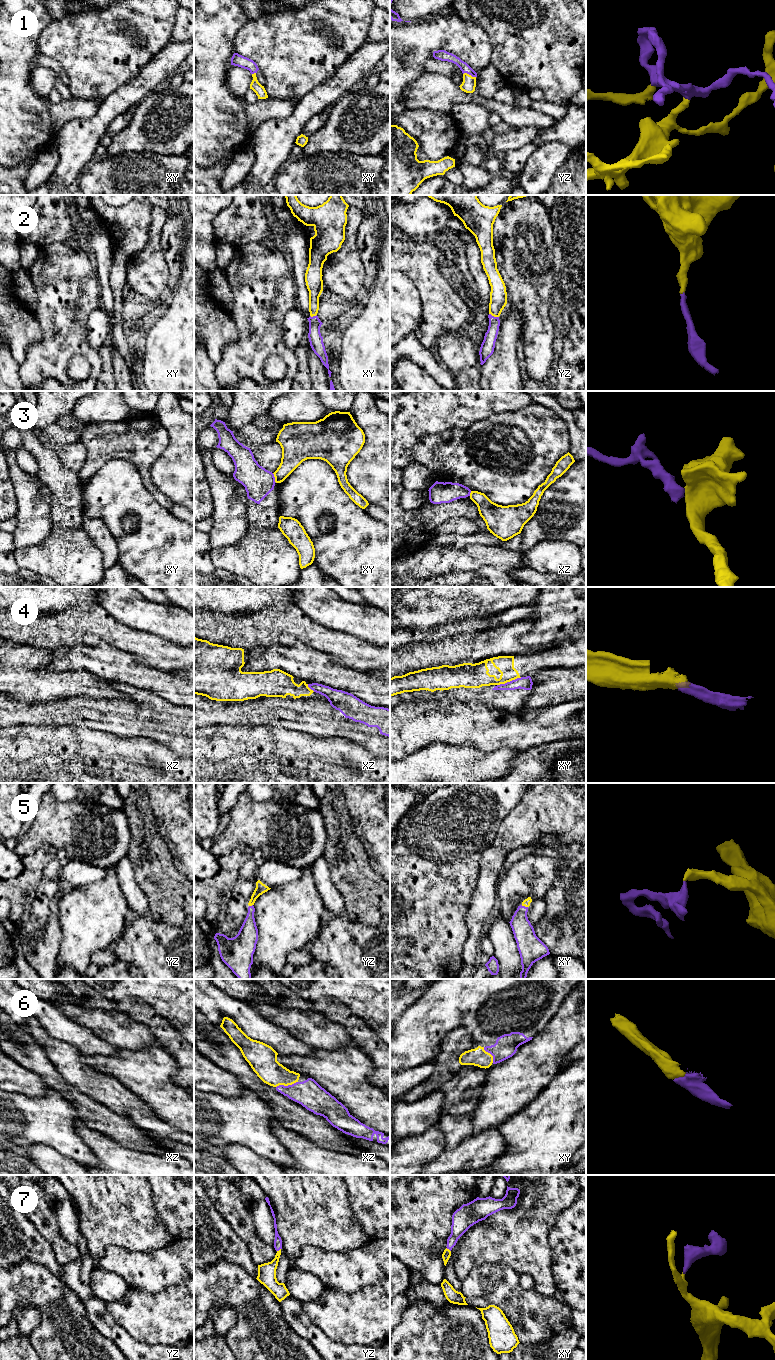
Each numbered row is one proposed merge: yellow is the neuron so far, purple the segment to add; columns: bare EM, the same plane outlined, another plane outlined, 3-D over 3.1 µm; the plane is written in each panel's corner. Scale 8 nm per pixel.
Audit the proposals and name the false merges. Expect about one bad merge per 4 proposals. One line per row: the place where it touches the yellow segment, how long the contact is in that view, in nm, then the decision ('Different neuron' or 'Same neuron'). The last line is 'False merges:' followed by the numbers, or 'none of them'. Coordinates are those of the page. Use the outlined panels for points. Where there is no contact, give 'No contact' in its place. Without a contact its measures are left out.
1: Touches yellow at yz (468, 74). Shared border 110 nm. Same neuron
2: Touches yellow at yz (494, 316). Shared border 90 nm. Same neuron
3: Touches yellow at xy (275, 478). Shared border 90 nm. Different neuron
4: Touches yellow at xy (509, 681). Shared border 220 nm. Different neuron
5: Touches yellow at xy (524, 905). Shared border 60 nm. Same neuron
6: Touches yellow at xz (286, 1085). Shared border 180 nm. Same neuron
7: Touches yellow at xy (448, 1249). Shared border 50 nm. Same neuron
False merges: 3, 4

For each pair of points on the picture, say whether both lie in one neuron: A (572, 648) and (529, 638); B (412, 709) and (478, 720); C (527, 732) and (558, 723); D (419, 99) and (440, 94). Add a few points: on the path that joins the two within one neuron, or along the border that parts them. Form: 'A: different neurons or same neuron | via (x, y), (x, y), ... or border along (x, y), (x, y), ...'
A: different neurons | border along (575, 635), (557, 642)
B: same neuron | via (428, 720), (462, 720)
C: same neuron | via (535, 732), (550, 729)
D: same neuron | via (424, 94), (435, 94)

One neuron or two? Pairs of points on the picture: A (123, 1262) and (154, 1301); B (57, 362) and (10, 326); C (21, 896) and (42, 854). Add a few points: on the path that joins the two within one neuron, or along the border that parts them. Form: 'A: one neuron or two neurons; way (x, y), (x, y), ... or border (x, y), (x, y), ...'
A: two neurons; border (170, 1286), (157, 1293), (129, 1288)
B: two neurons; border (38, 322), (41, 341), (28, 346), (21, 364)
C: one neuron; way (24, 886), (32, 873), (34, 864)

